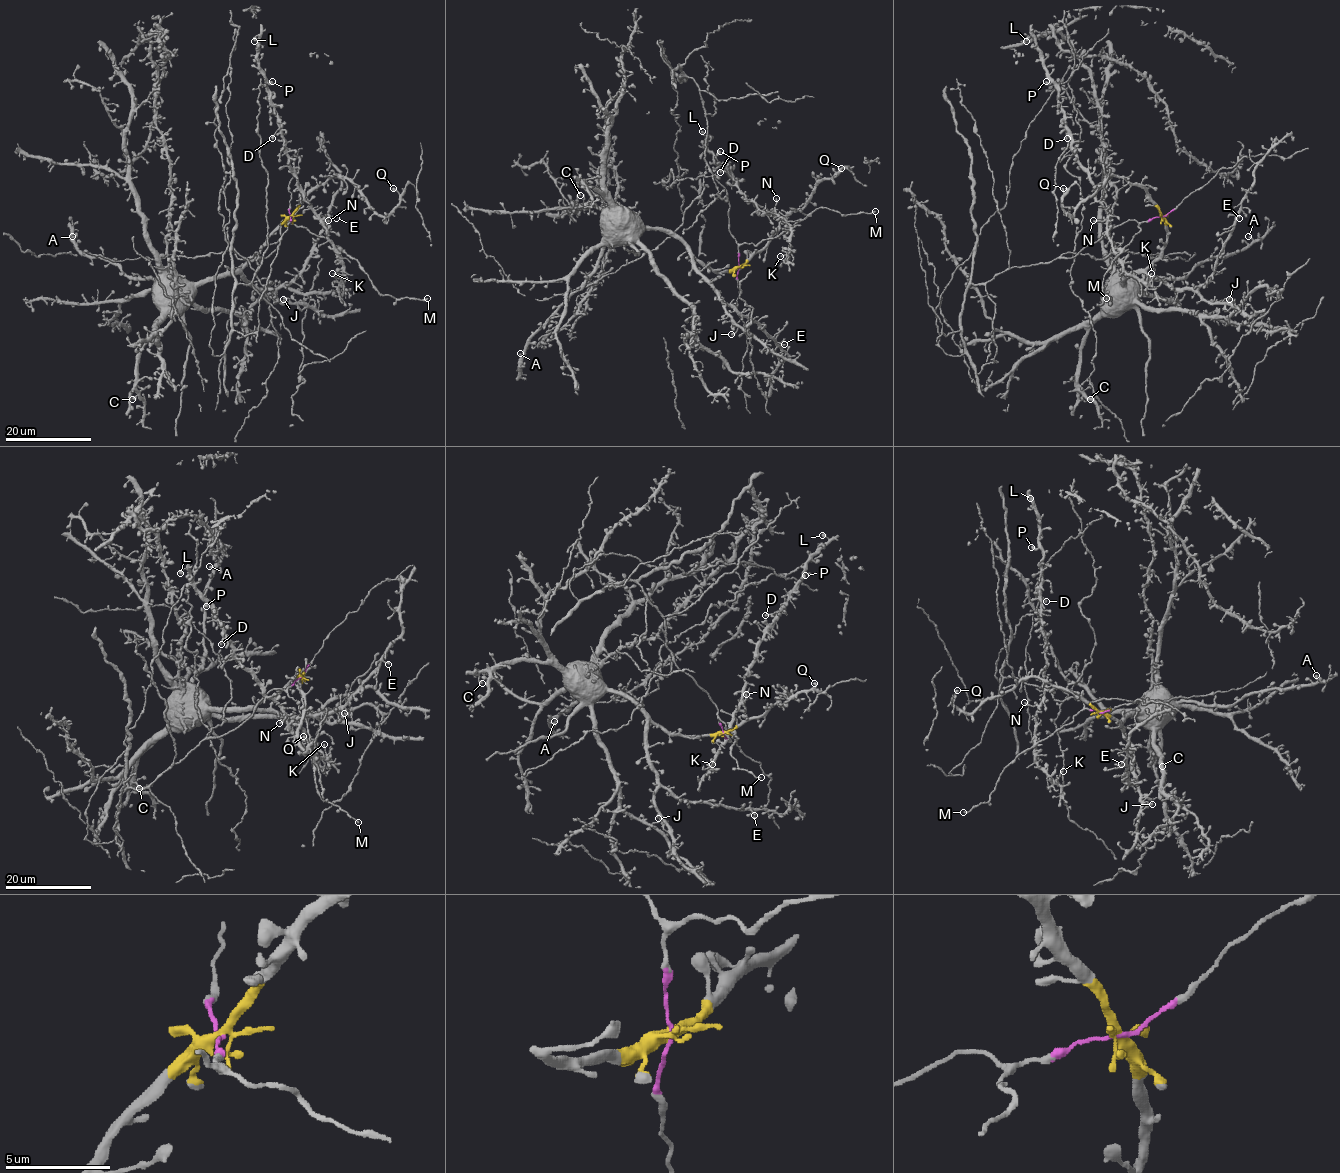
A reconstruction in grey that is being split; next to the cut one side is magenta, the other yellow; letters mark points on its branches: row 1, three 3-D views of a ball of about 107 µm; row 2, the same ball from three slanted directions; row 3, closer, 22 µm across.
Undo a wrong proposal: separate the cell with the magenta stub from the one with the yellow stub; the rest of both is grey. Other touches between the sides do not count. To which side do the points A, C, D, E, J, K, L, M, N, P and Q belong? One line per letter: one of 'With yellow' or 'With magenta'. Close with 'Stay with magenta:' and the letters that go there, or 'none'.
A: With yellow
C: With yellow
D: With magenta
E: With yellow
J: With yellow
K: With magenta
L: With magenta
M: With magenta
N: With magenta
P: With magenta
Q: With yellow
Stay with magenta: D, K, L, M, N, P

